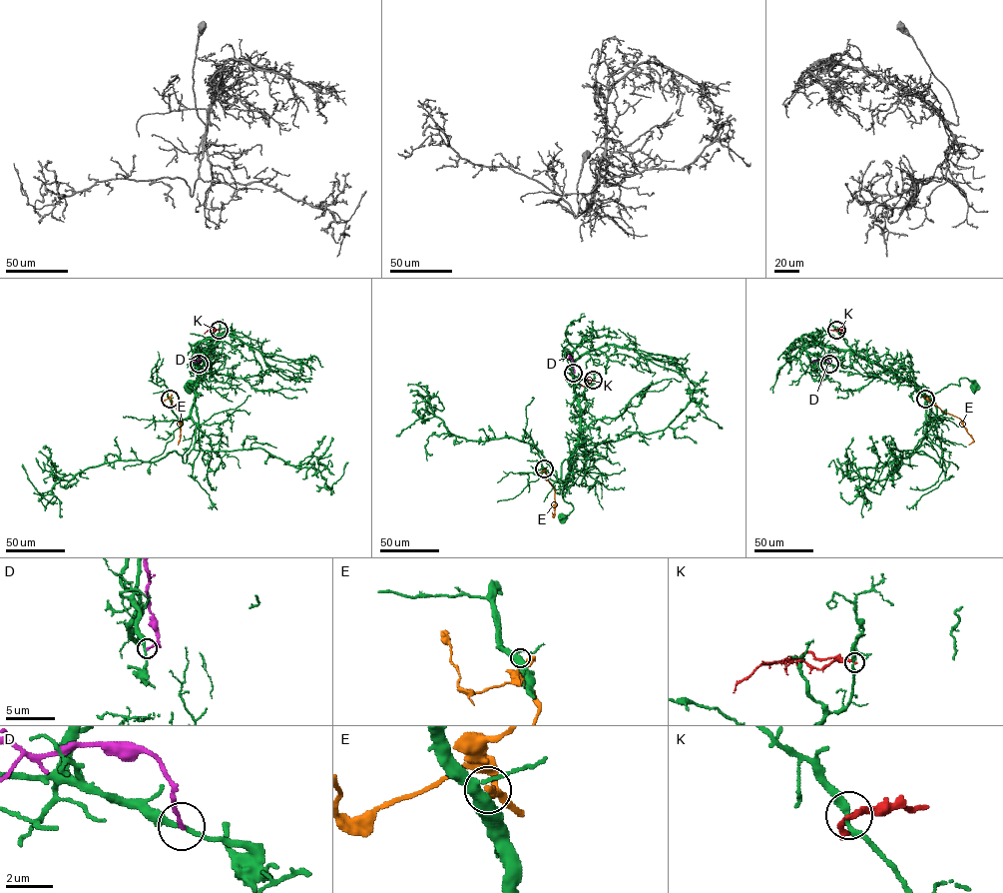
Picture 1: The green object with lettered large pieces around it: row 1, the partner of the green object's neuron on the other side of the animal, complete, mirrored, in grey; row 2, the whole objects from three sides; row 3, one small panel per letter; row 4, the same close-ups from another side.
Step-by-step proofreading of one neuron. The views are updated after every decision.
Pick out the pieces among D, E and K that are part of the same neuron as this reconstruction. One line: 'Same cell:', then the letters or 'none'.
Same cell: none

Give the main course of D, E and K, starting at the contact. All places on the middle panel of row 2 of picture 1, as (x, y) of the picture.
D: (573, 373), (569, 355)
E: (544, 468), (546, 478), (555, 491), (554, 516), (552, 511)
K: (593, 380), (584, 386), (579, 384)

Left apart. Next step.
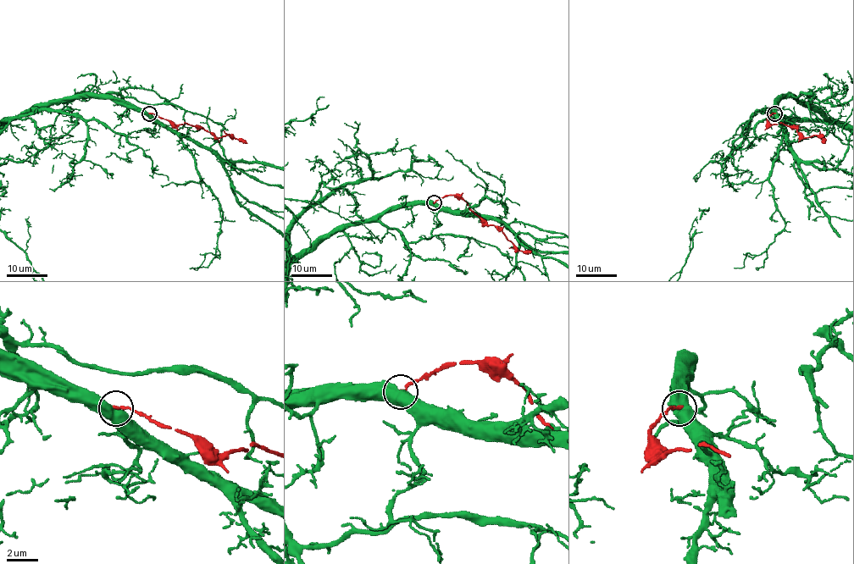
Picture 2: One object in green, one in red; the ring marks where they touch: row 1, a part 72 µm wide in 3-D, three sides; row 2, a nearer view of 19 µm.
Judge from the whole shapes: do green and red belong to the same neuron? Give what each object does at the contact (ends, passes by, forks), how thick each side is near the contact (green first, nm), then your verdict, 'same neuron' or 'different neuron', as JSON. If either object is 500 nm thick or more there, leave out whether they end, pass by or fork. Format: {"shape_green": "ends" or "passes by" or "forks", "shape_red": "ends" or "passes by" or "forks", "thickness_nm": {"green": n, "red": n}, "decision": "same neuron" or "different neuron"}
{"thickness_nm": {"green": 600, "red": 200}, "decision": "different neuron"}

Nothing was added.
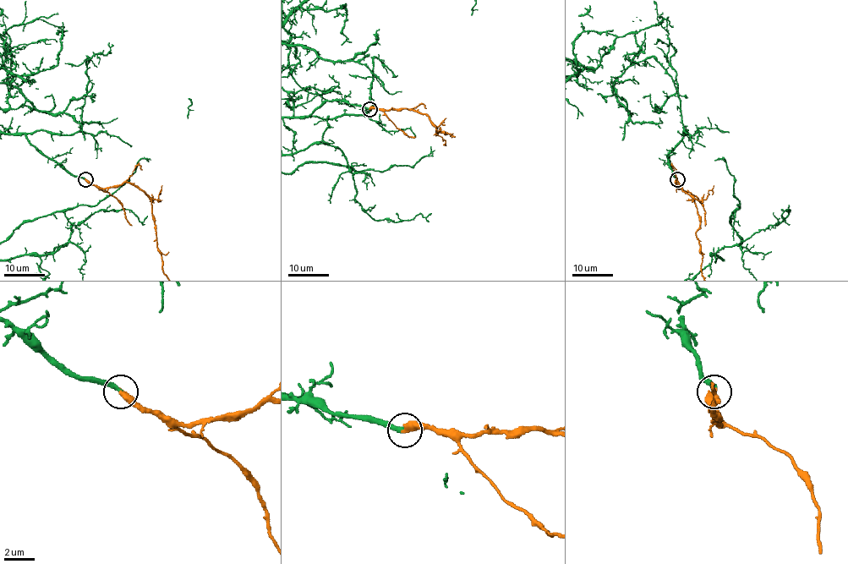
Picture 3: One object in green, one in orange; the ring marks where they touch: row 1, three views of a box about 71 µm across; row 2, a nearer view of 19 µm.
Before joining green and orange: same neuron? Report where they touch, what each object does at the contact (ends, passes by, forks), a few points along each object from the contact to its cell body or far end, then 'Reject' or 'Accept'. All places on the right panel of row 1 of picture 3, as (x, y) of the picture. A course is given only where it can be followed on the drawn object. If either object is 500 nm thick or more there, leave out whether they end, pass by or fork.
Place: (677, 179). At the ring green ends. At the ring orange ends. Course of orange: (676, 180), (677, 188), (677, 182), (694, 200), (700, 221), (696, 238). Accept

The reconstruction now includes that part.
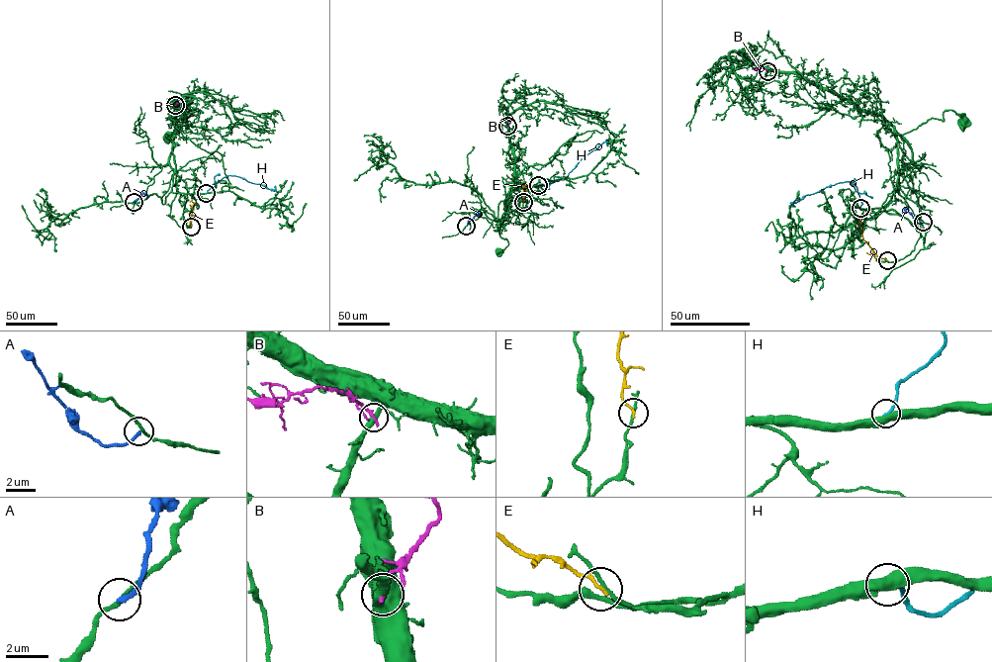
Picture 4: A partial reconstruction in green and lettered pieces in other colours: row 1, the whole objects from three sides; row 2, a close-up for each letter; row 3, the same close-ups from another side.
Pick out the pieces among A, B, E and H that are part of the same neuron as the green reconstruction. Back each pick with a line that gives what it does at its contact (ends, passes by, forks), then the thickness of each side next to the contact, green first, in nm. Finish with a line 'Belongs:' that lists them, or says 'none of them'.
Belongs: none of them

